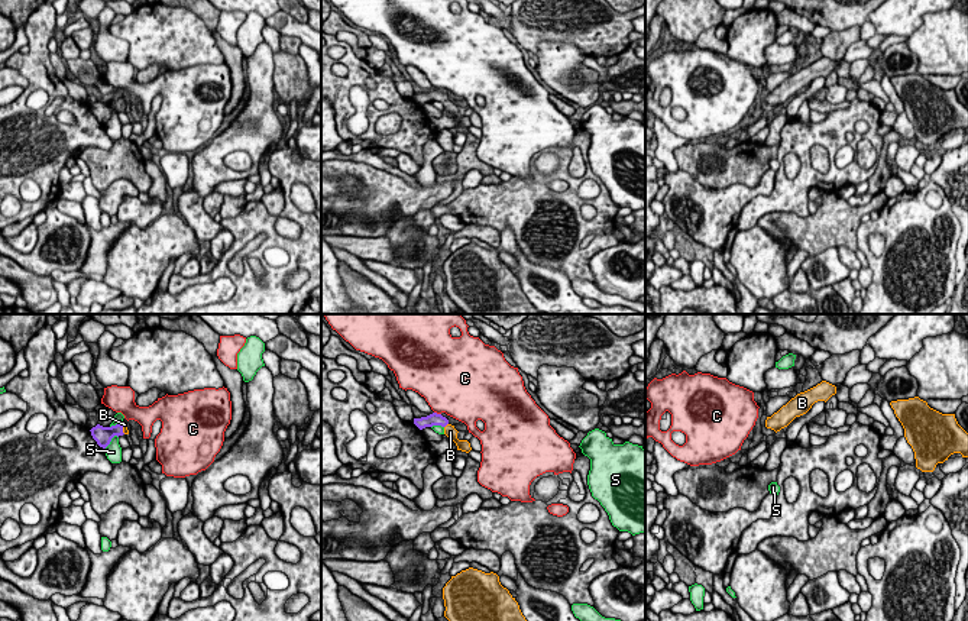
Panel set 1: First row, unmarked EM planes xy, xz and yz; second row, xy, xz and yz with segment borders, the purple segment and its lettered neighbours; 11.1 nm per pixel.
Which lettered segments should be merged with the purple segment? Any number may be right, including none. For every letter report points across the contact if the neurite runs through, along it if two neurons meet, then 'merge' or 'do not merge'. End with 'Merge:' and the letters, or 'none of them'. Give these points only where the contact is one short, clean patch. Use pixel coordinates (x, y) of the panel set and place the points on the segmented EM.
B: runs through xz (434, 419), (446, 424), (450, 432); merge
C: do not merge
S: do not merge
Merge: B

